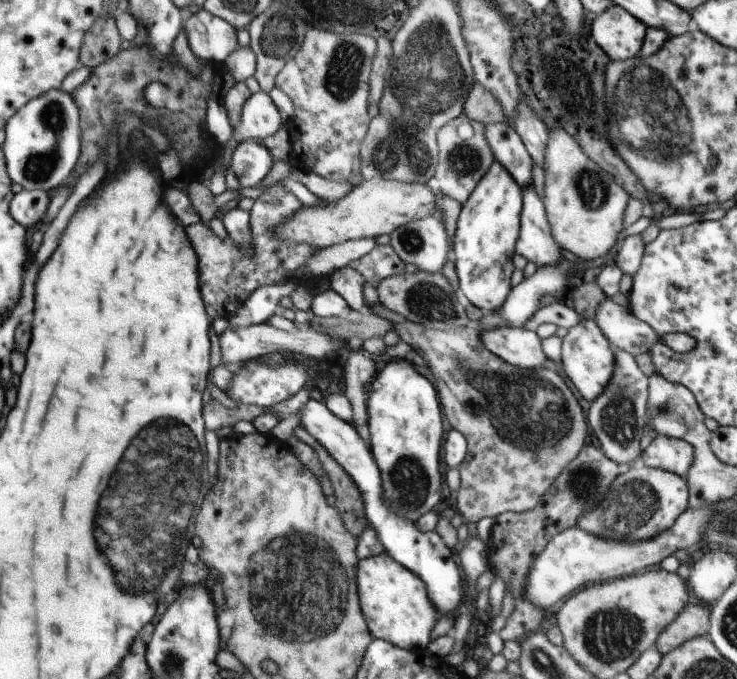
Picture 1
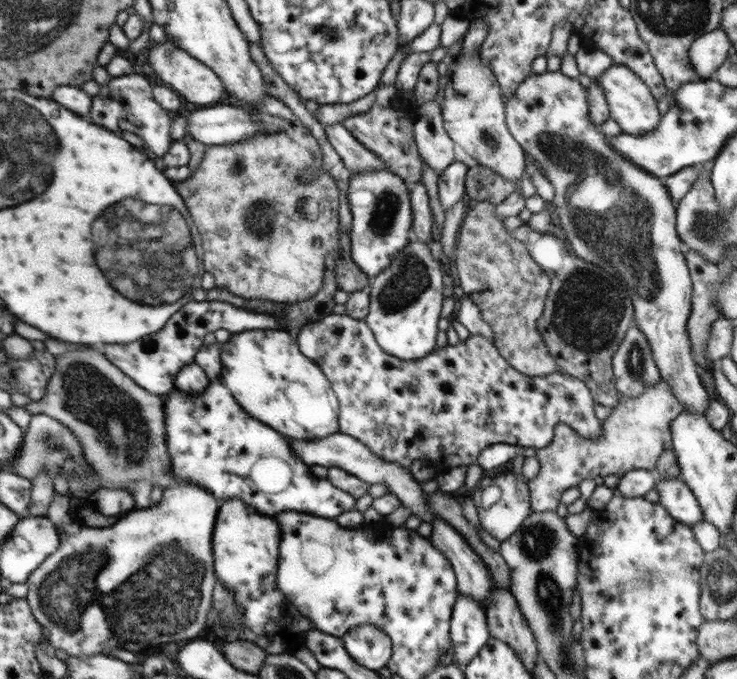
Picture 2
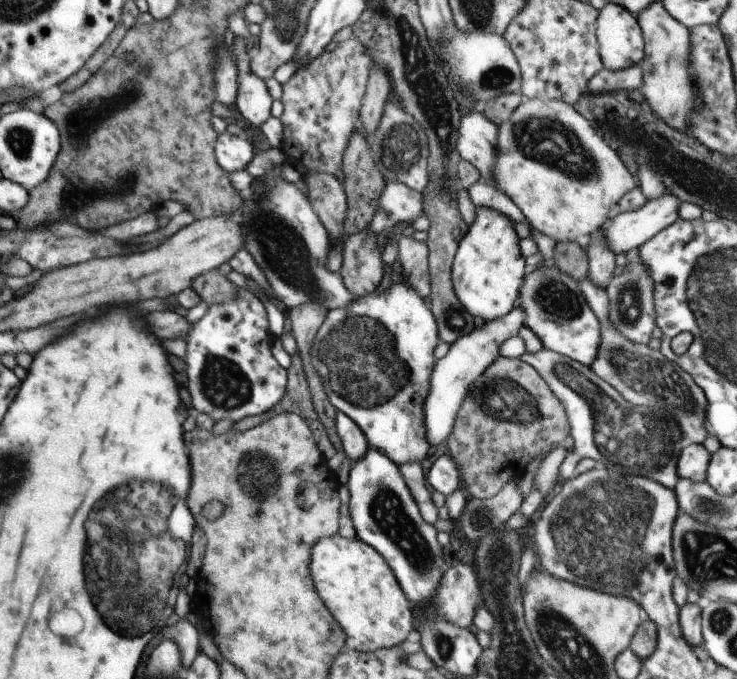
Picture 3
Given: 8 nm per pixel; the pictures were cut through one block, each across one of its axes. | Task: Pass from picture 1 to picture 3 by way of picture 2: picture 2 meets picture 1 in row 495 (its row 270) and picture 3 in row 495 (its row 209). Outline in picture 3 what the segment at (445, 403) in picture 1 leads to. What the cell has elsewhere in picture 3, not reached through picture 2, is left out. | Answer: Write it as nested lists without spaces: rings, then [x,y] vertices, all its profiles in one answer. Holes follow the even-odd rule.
[[[498,357],[486,372],[482,373],[482,376],[478,378],[476,382],[471,386],[470,390],[468,390],[468,394],[466,394],[466,398],[464,398],[464,402],[462,402],[462,406],[460,406],[460,410],[458,410],[458,414],[456,414],[456,422],[454,422],[454,428],[452,430],[452,434],[450,438],[448,438],[446,442],[445,451],[451,456],[451,458],[456,462],[456,464],[460,467],[462,472],[462,480],[465,481],[468,492],[470,492],[470,496],[473,499],[489,499],[493,496],[496,496],[510,480],[516,480],[520,478],[522,473],[526,471],[526,468],[529,463],[533,462],[535,459],[544,460],[554,448],[558,448],[558,446],[564,444],[564,440],[570,436],[570,424],[568,424],[568,416],[566,416],[566,408],[562,406],[562,403],[556,396],[554,396],[554,392],[550,390],[550,386],[548,383],[534,370],[533,366],[526,364],[526,362],[522,362],[518,358],[506,358],[506,357]]]

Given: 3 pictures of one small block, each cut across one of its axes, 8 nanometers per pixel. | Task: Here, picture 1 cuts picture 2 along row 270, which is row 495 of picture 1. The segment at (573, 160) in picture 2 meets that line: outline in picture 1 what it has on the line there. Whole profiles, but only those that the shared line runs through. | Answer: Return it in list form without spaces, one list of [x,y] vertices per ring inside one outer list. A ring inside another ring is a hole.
[[[640,463],[613,480],[605,500],[588,514],[581,515],[576,528],[615,541],[643,541],[668,530],[688,508],[687,479]]]

